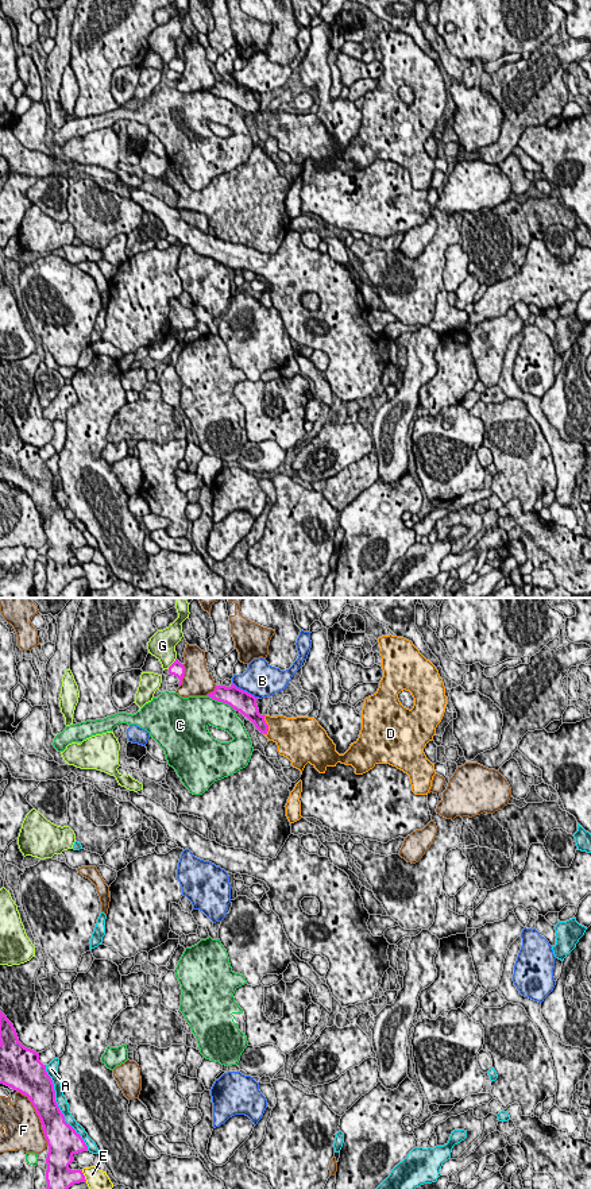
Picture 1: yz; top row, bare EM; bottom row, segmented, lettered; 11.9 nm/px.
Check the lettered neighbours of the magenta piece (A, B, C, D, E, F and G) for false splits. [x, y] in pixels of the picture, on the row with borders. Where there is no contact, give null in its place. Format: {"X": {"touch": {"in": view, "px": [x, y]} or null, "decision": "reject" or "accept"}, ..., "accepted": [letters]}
{"A": {"touch": {"in": "yz", "px": [58, 1107]}, "decision": "reject"}, "B": {"touch": {"in": "yz", "px": [244, 691]}, "decision": "reject"}, "C": {"touch": {"in": "yz", "px": [221, 701]}, "decision": "reject"}, "D": {"touch": {"in": "yz", "px": [267, 725]}, "decision": "accept"}, "E": {"touch": {"in": "yz", "px": [84, 1176]}, "decision": "reject"}, "F": {"touch": {"in": "yz", "px": [34, 1107]}, "decision": "reject"}, "G": {"touch": {"in": "yz", "px": [173, 663]}, "decision": "reject"}, "accepted": ["D"]}

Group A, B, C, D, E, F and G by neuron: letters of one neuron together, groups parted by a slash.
A / B / C / D / E G / F

